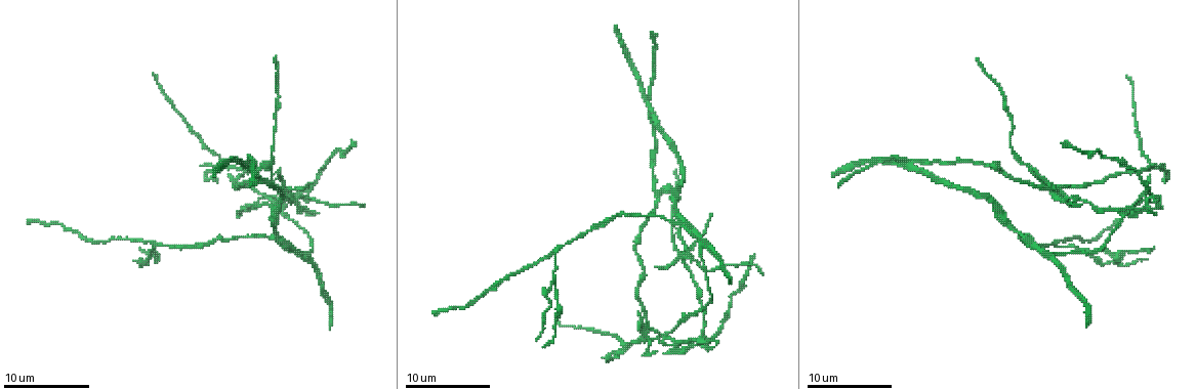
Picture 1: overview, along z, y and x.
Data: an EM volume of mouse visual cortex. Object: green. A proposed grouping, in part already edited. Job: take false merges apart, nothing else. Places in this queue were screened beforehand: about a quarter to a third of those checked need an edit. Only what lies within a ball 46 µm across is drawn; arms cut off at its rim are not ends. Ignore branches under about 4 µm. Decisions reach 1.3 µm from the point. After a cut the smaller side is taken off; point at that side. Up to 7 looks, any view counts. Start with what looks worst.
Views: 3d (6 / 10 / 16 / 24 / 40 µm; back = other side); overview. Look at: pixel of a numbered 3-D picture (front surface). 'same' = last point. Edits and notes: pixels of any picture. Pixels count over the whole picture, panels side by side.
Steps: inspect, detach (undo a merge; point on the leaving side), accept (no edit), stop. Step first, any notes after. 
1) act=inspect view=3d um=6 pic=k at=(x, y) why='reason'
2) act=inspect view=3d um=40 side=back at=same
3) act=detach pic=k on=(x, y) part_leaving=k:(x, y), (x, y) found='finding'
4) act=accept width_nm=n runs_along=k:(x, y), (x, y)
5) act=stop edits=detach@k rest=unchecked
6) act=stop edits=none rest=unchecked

act=inspect view=3d um=6 pic=1 at=(660, 343) why='thin arm on a thick one'

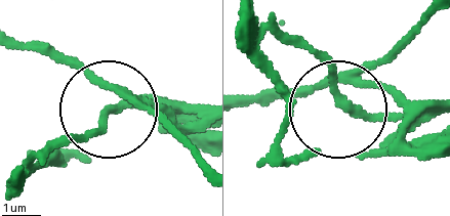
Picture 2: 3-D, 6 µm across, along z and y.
act=detach pic=2 on=(399, 100) width_nm=160 part_leaving=2:(356, 79), (431, 109) found='two neurons meet here'

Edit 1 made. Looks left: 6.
act=inspect view=overview

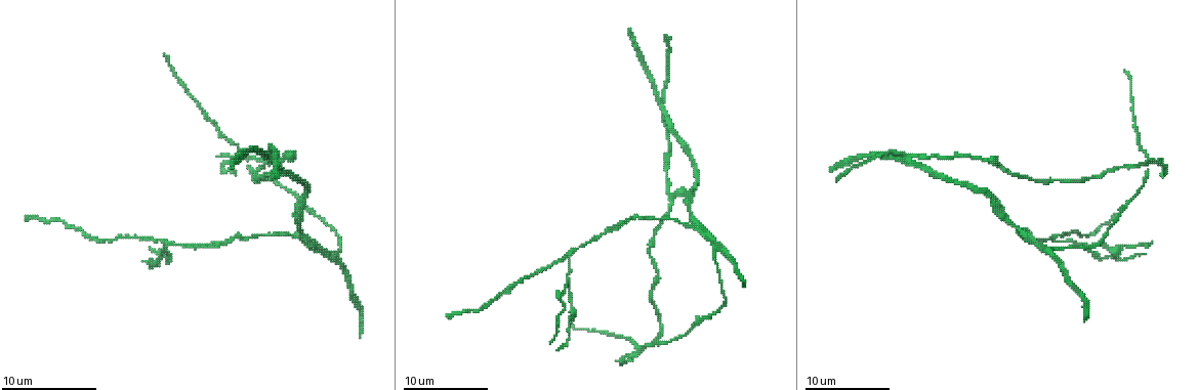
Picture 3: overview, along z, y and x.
act=inspect view=3d um=10 pic=3 at=(298, 237)

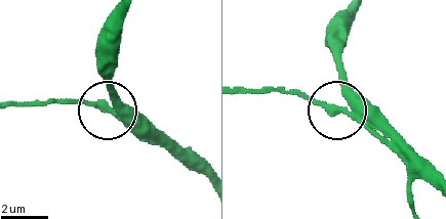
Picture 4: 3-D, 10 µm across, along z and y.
act=inspect view=3d um=10 side=back pic=4 at=(105, 107)

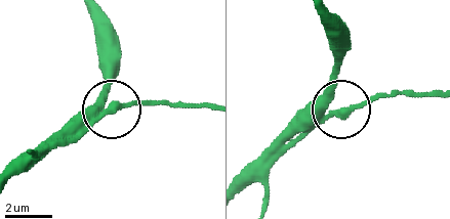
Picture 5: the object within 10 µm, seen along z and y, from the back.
act=accept found='all the same neuron'

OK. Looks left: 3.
act=inspect view=3d um=10 pic=3 at=(1050, 249) why='branch point'

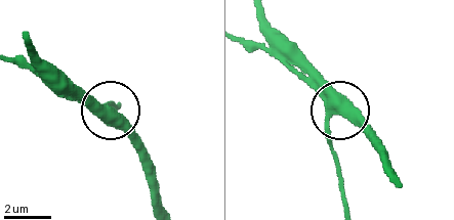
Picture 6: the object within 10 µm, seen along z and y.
act=accept width_nm=460 runs_along=6:(30, 36), (32, 49), (43, 61), (112, 113), (145, 145) found='all the same neuron'

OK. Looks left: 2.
act=stop edits=detach@2 rest=unchecked

